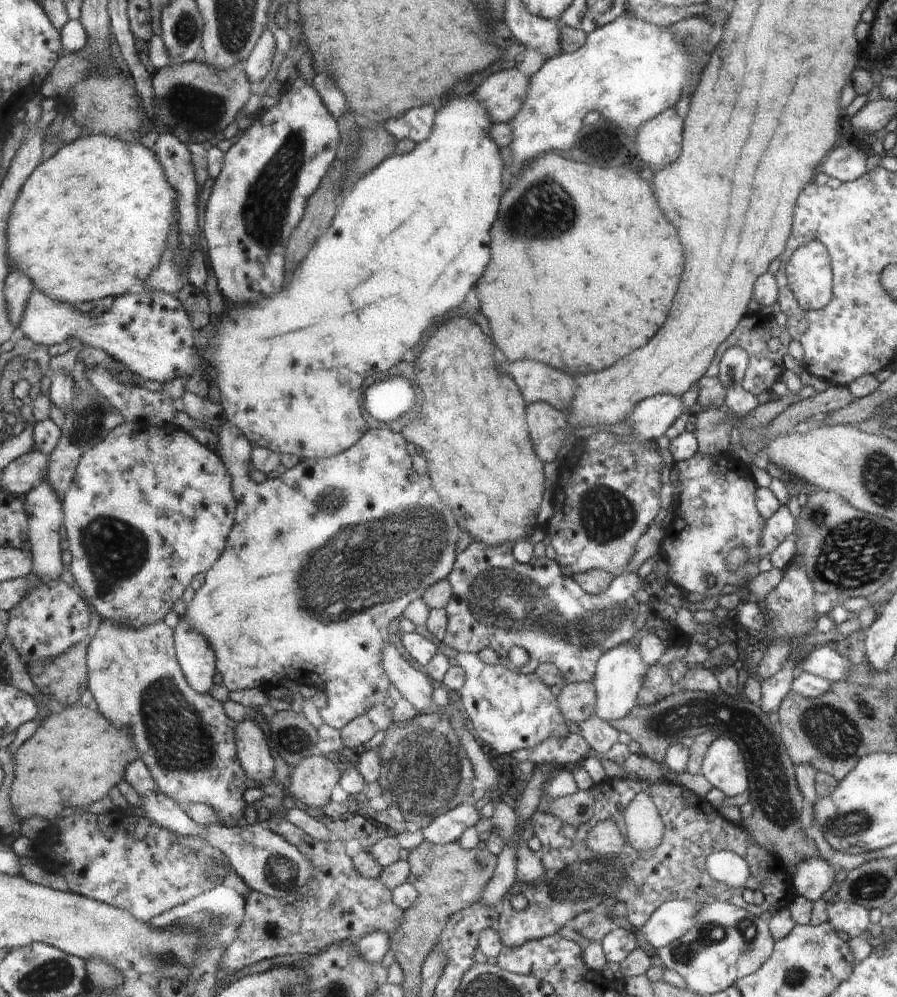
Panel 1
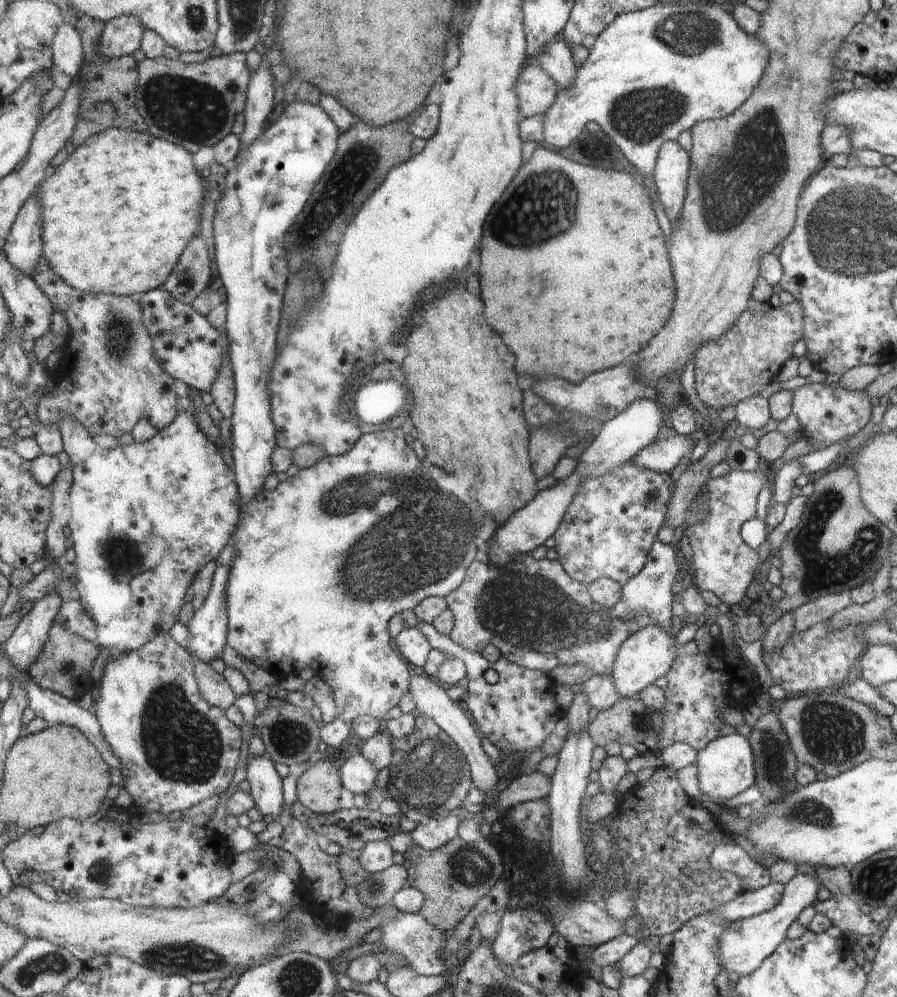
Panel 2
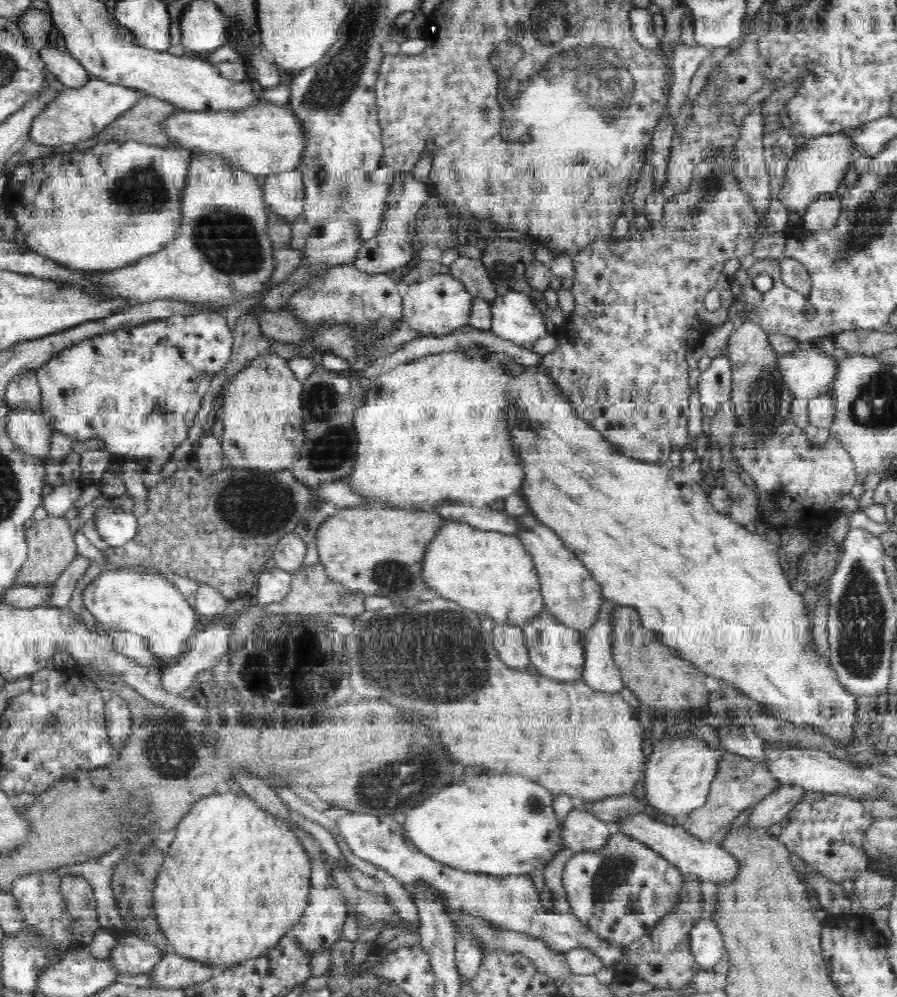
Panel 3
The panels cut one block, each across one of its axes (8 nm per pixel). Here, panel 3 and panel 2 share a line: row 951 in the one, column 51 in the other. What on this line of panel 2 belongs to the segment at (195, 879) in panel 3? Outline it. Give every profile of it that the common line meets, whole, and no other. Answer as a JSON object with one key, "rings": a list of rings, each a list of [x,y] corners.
{"rings":[[[110,128],[106,132],[101,132],[92,139],[82,144],[80,148],[64,164],[61,164],[51,171],[49,177],[40,185],[36,195],[38,200],[42,200],[42,208],[45,209],[45,256],[46,260],[62,276],[64,280],[69,281],[74,288],[90,292],[90,294],[116,294],[116,295],[134,295],[138,292],[150,292],[159,288],[164,288],[174,270],[181,263],[182,256],[190,244],[201,235],[202,210],[204,201],[208,192],[212,197],[213,187],[202,176],[202,172],[197,170],[194,159],[194,152],[180,144],[170,140],[164,140],[153,136],[149,131],[146,133],[126,128]]]}

